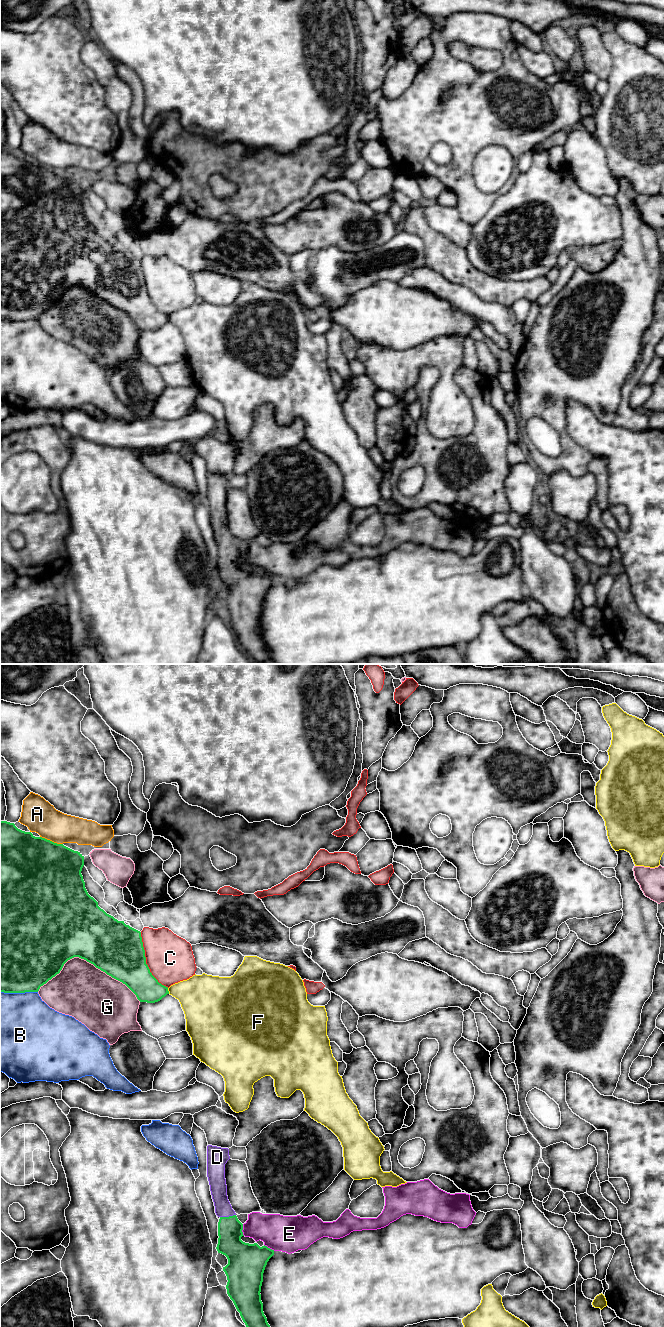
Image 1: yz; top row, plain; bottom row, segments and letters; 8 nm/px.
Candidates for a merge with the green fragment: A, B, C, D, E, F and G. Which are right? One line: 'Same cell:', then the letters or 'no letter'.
Same cell: D

